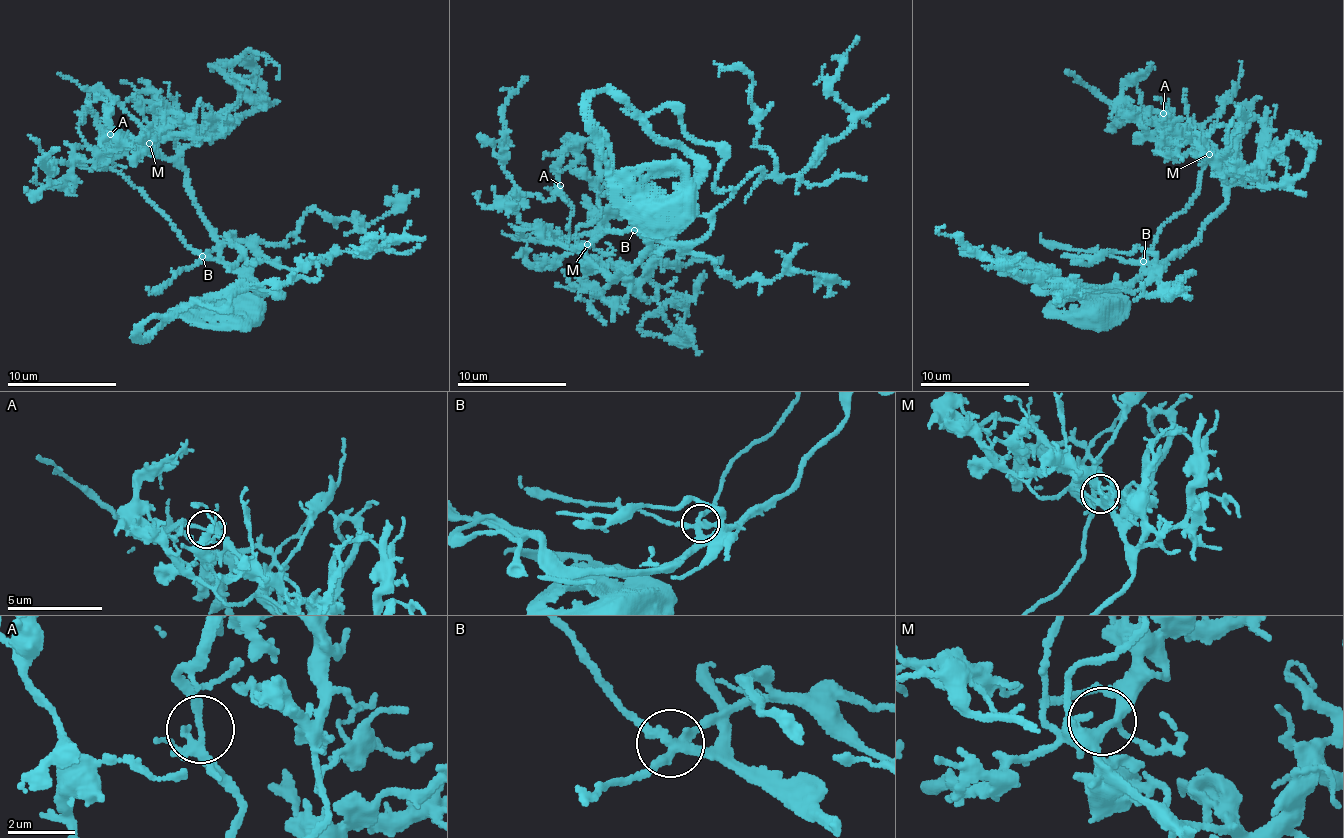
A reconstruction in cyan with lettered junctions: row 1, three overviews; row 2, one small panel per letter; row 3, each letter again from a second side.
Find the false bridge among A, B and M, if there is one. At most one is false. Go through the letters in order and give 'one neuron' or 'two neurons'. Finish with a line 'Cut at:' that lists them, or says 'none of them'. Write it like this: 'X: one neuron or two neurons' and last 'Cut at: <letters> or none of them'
A: one neuron
B: one neuron
M: one neuron
Cut at: none of them

